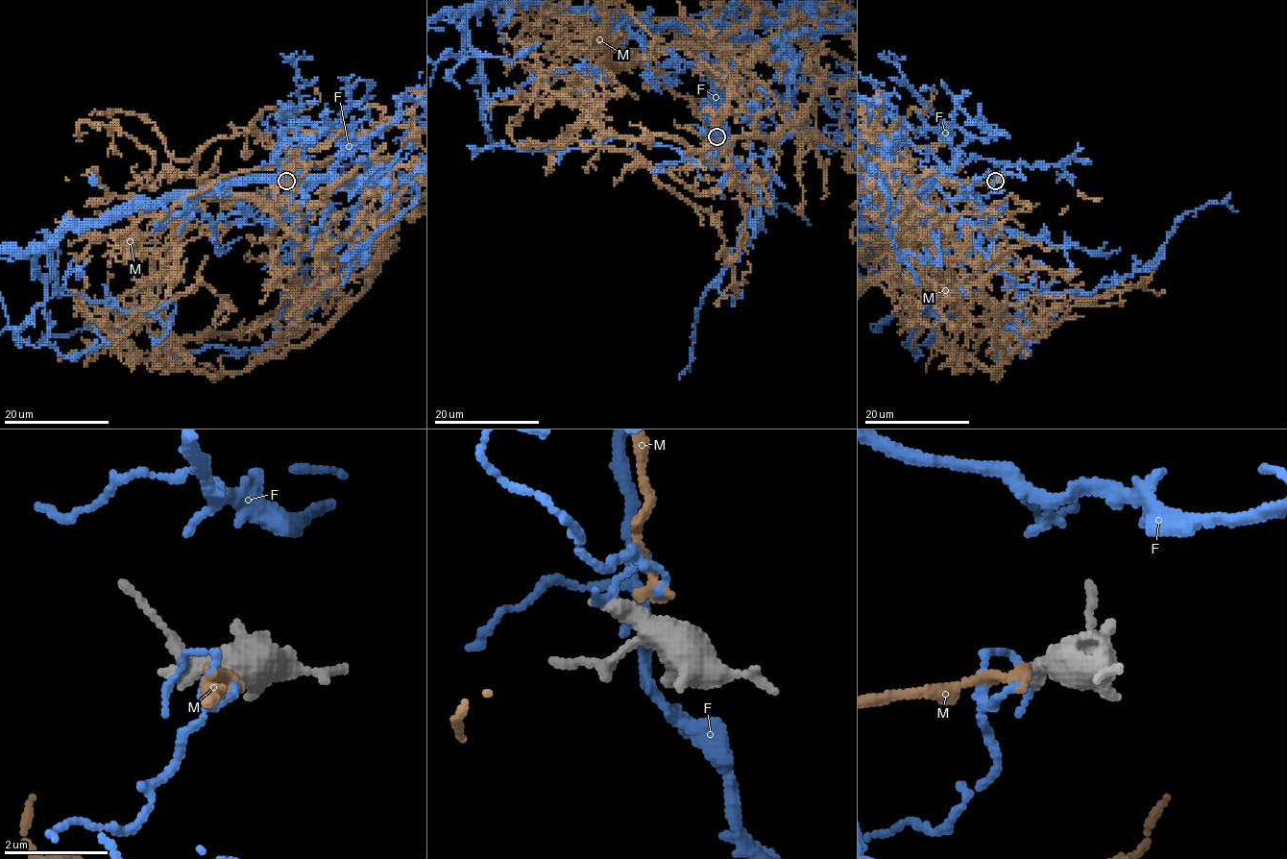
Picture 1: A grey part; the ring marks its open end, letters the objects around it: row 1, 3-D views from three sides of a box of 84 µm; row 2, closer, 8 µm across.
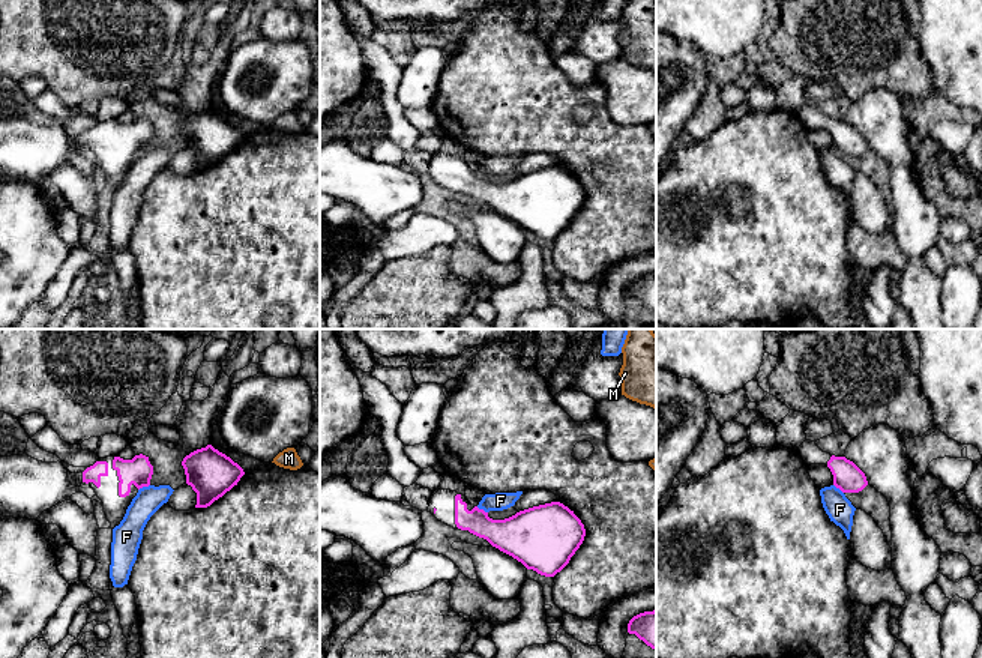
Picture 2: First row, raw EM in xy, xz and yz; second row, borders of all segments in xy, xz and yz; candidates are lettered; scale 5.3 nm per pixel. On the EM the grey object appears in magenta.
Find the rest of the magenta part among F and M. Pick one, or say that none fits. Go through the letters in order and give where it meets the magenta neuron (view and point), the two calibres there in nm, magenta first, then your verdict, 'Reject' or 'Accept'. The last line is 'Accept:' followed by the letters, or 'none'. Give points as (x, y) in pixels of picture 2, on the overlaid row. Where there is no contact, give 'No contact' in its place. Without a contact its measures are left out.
F: Touches magenta at xy (143, 485). Thickness 150 nm (magenta) against 140 nm. Reject
M: No contact. Reject
Accept: none

